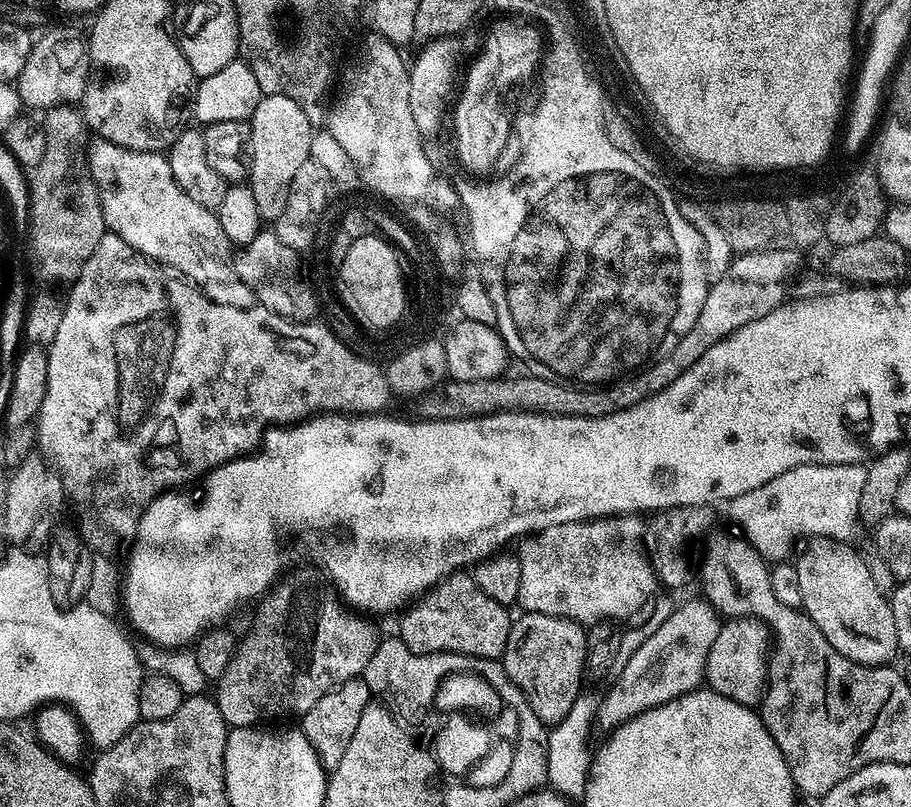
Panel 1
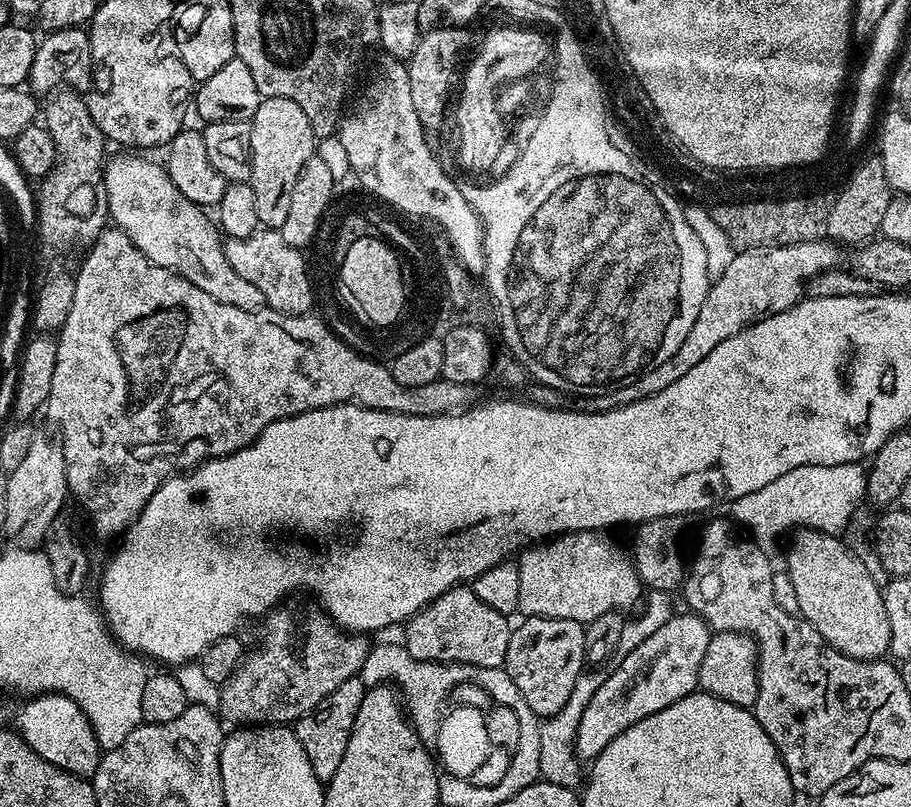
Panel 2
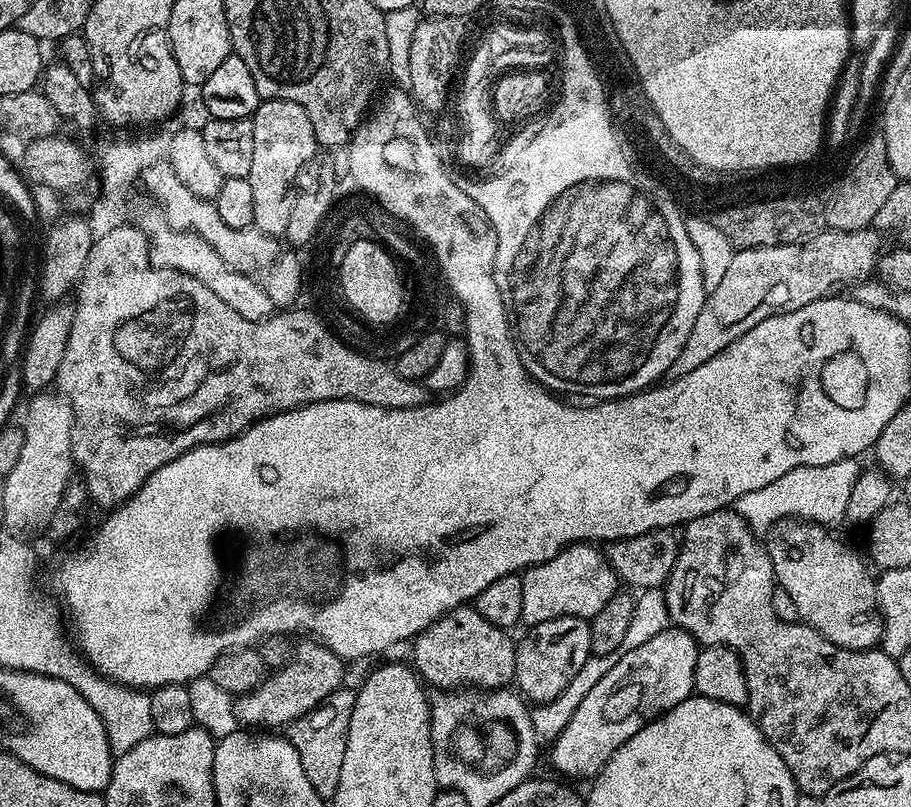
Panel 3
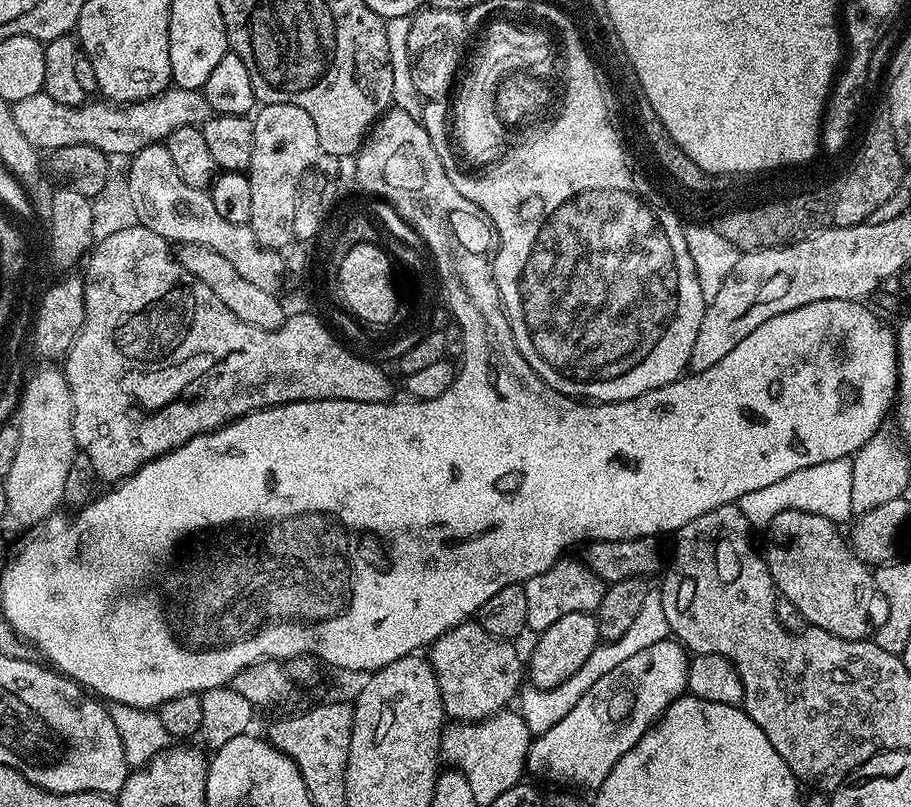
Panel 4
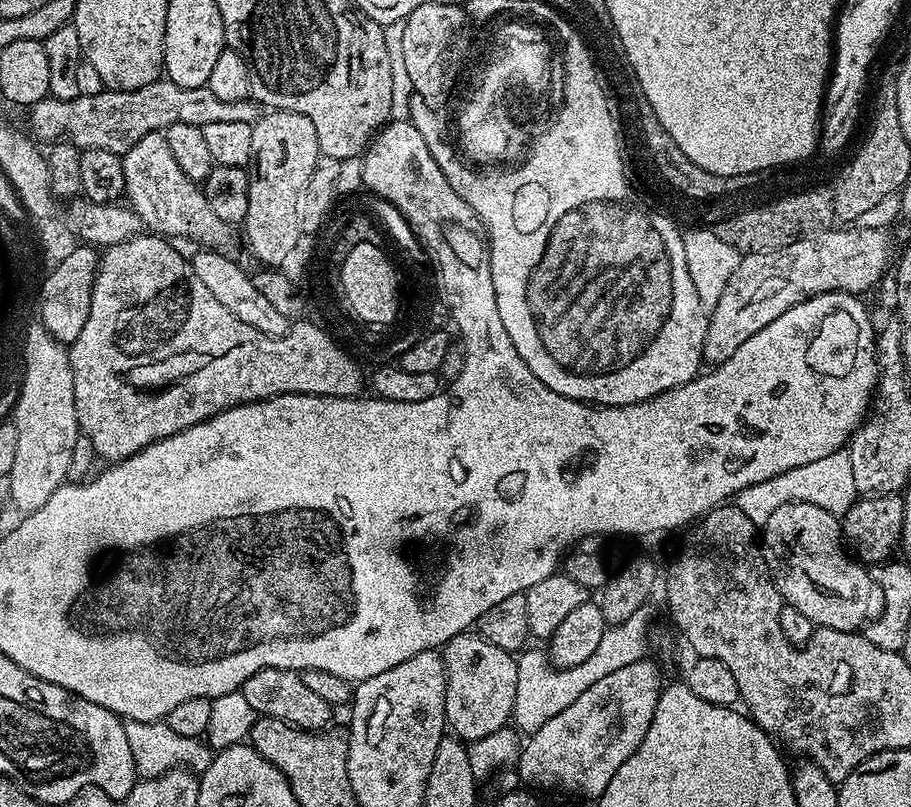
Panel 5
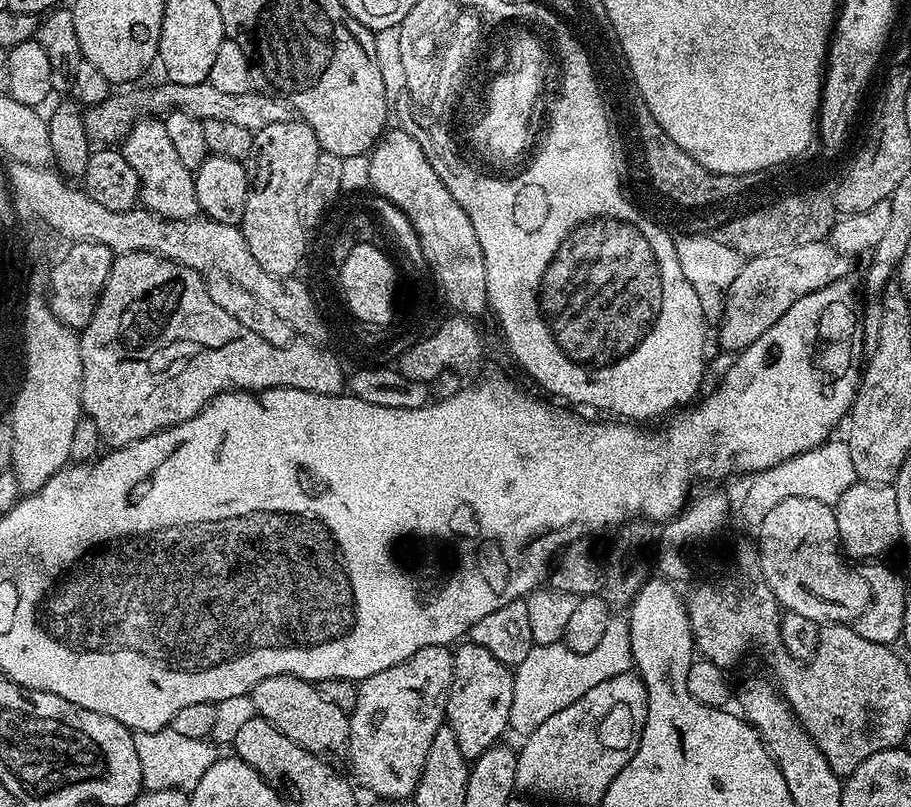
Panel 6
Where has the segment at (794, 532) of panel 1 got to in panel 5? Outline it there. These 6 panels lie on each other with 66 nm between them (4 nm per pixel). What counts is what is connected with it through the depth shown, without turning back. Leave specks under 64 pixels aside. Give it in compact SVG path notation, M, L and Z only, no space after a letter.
M847 451L826 454L826 458L818 458L814 462L806 462L806 466L794 466L794 470L786 470L774 478L766 478L766 482L754 482L754 486L746 486L746 490L737 492L734 507L742 510L750 522L763 526L766 518L778 510L778 506L786 506L790 502L810 502L810 506L822 506L822 510L830 510L830 514L844 517L853 503L858 499L854 486L854 469L850 467Z

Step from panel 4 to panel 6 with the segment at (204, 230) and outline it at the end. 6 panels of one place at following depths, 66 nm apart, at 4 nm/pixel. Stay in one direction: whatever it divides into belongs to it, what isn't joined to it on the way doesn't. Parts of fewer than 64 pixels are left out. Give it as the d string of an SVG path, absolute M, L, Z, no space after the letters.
M145 118L137 120L130 134L122 142L122 151L130 166L140 179L140 197L143 207L164 220L197 219L195 175L182 163L174 150L170 137L166 135L163 119Z

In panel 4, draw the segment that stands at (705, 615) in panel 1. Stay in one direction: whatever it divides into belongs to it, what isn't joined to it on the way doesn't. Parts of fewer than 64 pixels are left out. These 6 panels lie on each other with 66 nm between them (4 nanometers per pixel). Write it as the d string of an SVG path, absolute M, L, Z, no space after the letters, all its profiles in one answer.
M672 638L654 642L654 646L626 658L610 674L602 674L590 690L579 693L562 722L554 722L550 730L533 739L528 747L527 771L544 780L561 780L572 790L599 788L618 758L640 741L679 696L685 695L689 663L684 645Z

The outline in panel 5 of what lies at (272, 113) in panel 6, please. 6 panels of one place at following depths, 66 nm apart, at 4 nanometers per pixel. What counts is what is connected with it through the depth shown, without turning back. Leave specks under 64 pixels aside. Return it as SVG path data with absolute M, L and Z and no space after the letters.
M161 78L154 82L150 82L150 86L142 86L138 90L126 90L125 92L105 90L98 94L94 94L93 96L78 95L75 96L73 100L58 100L55 96L48 95L45 100L39 100L37 104L31 105L29 112L32 112L28 116L28 124L32 127L30 132L37 141L45 142L44 140L48 140L47 142L60 142L65 140L67 143L75 144L76 147L81 150L88 148L90 150L106 150L117 154L123 154L130 150L130 146L134 146L134 142L138 142L138 138L146 138L146 134L150 134L151 132L163 132L164 129L174 126L178 122L190 122L199 128L210 126L210 122L246 122L247 124L253 125L260 119L262 115L262 108L261 105L257 104L256 101L251 98L243 100L242 102L222 102L222 98L216 97L215 94L206 86L203 88L187 88L186 86L178 86L174 82L167 80L167 78Z

